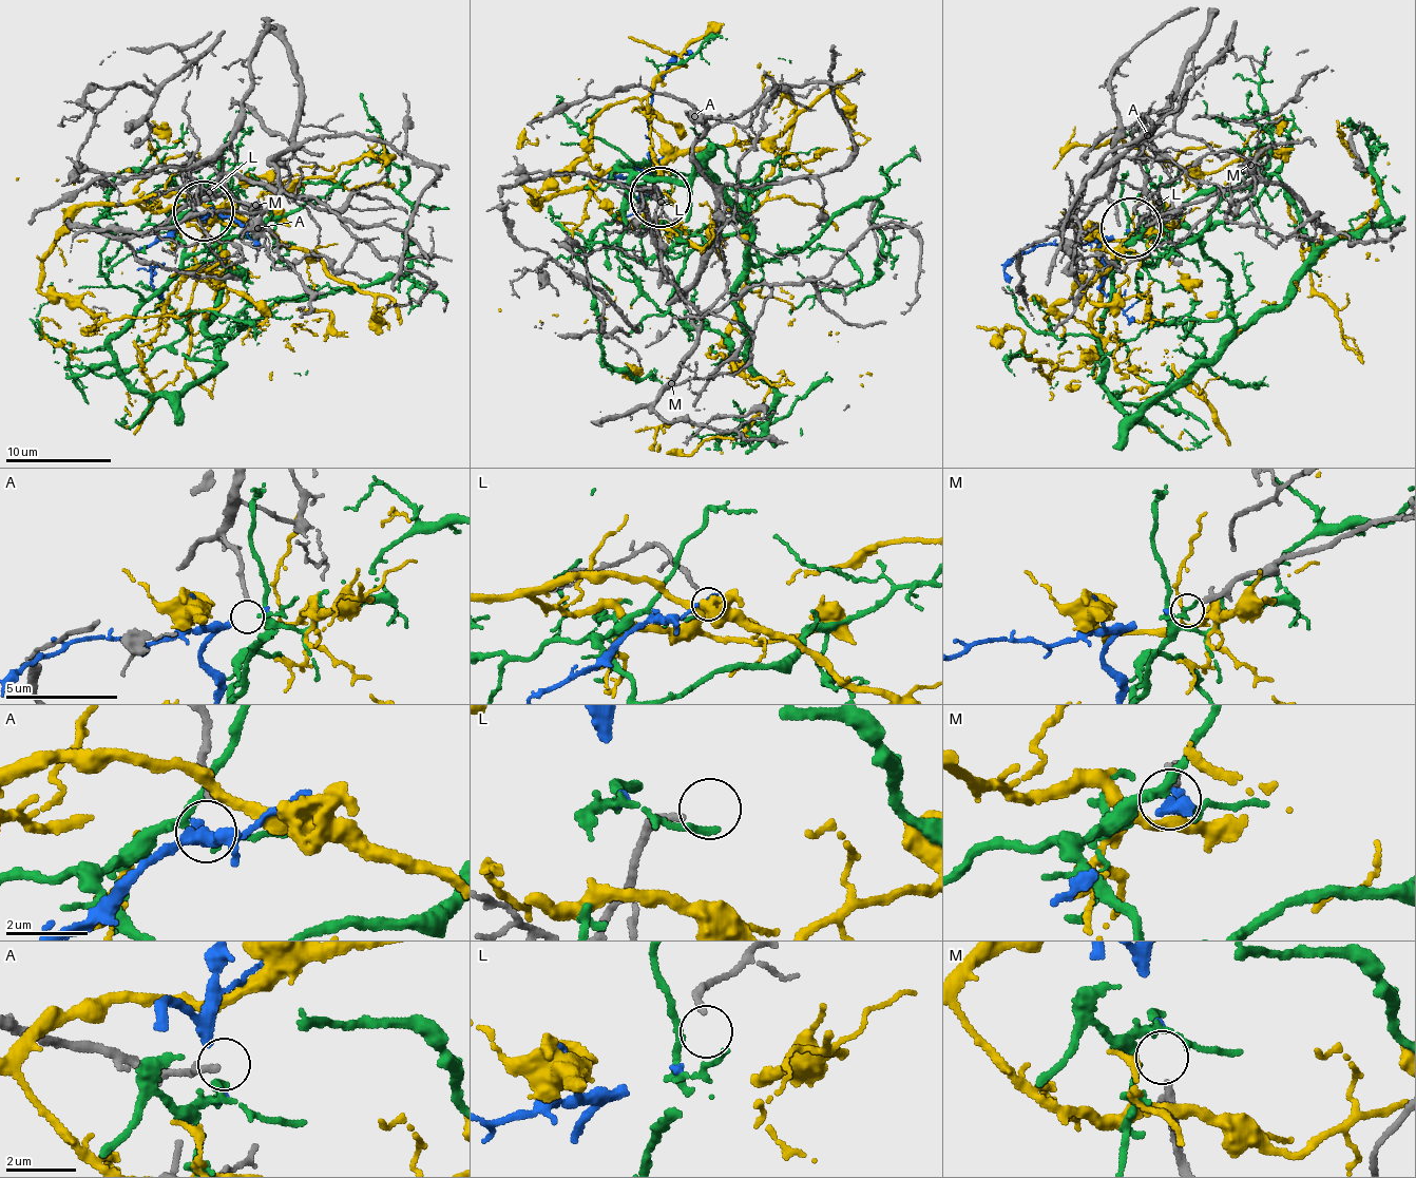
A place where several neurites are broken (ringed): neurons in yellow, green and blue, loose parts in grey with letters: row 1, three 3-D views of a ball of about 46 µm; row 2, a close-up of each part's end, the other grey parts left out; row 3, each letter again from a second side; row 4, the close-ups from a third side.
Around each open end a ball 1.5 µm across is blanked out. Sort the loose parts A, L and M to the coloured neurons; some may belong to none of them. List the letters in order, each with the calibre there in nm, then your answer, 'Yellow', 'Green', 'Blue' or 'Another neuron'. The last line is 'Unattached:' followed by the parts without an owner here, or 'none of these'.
A: Thickness 180 nm. Another neuron
L: Thickness 190 nm. Another neuron
M: Thickness 240 nm. Blue
Unattached: A, L

